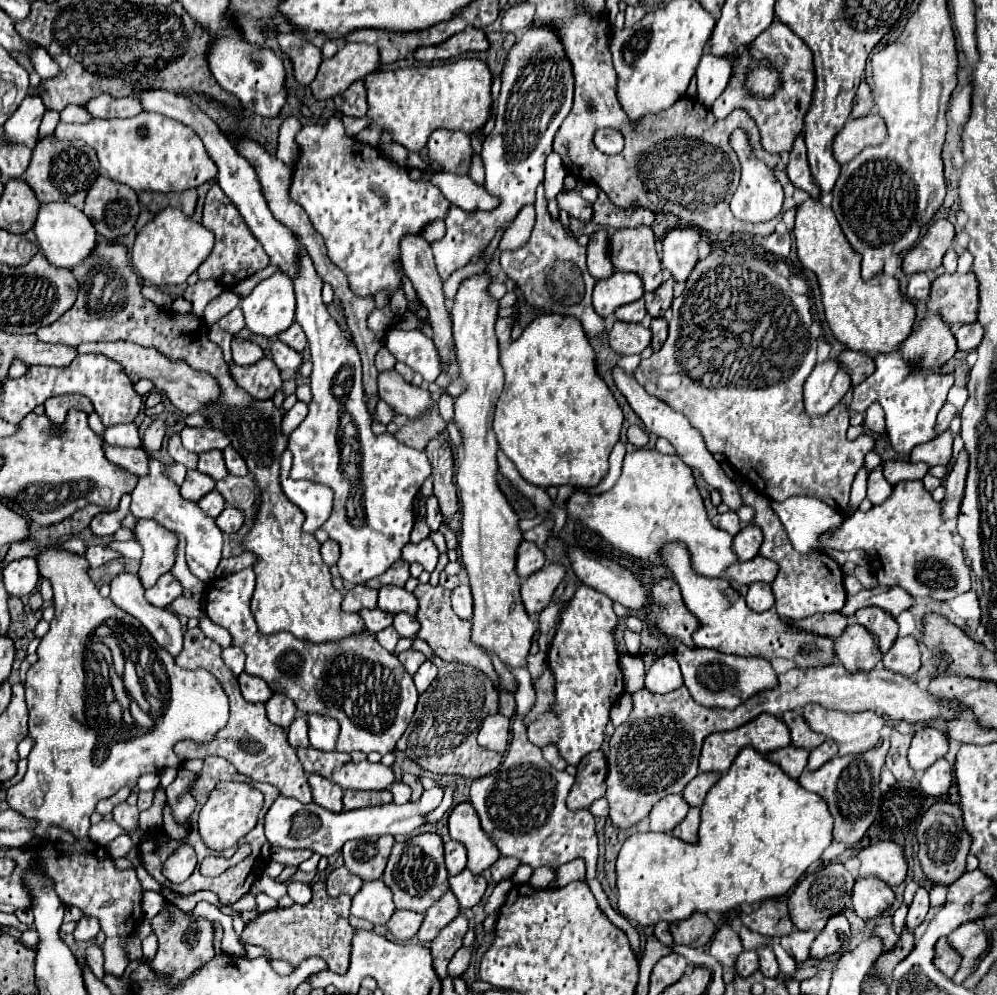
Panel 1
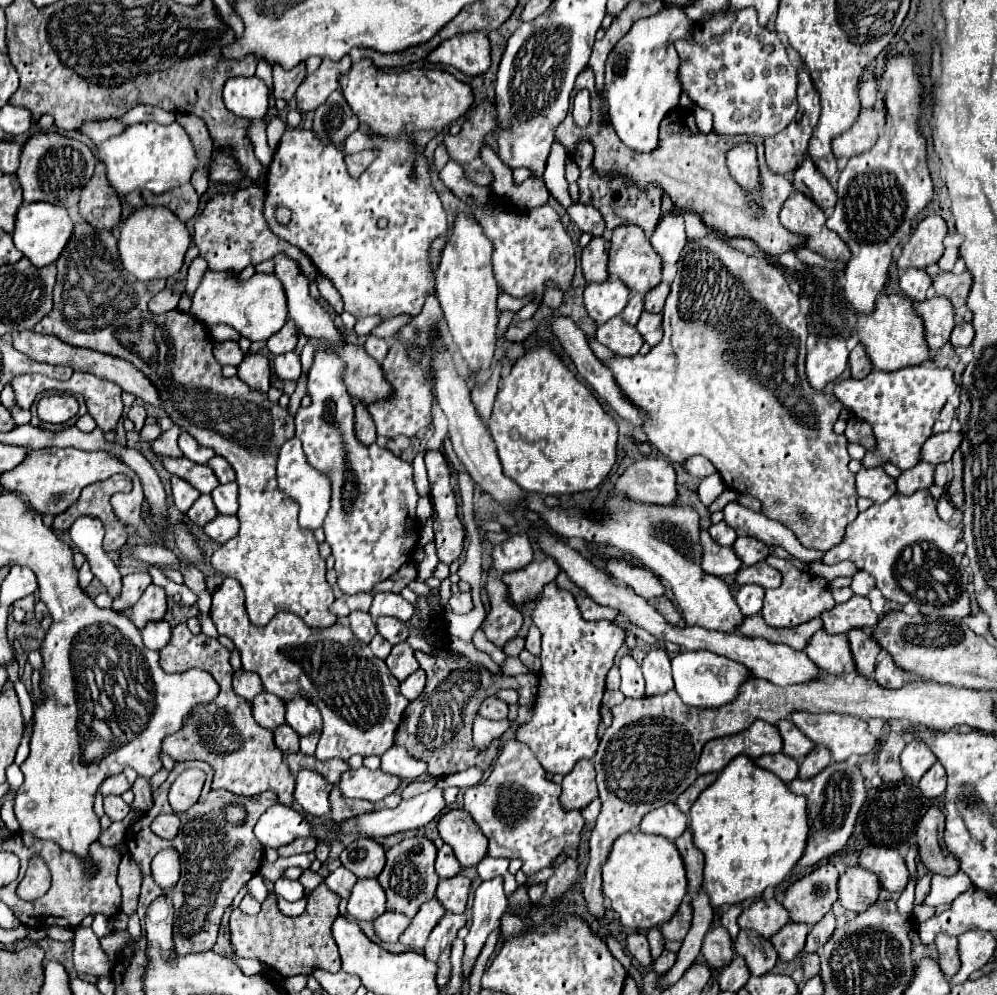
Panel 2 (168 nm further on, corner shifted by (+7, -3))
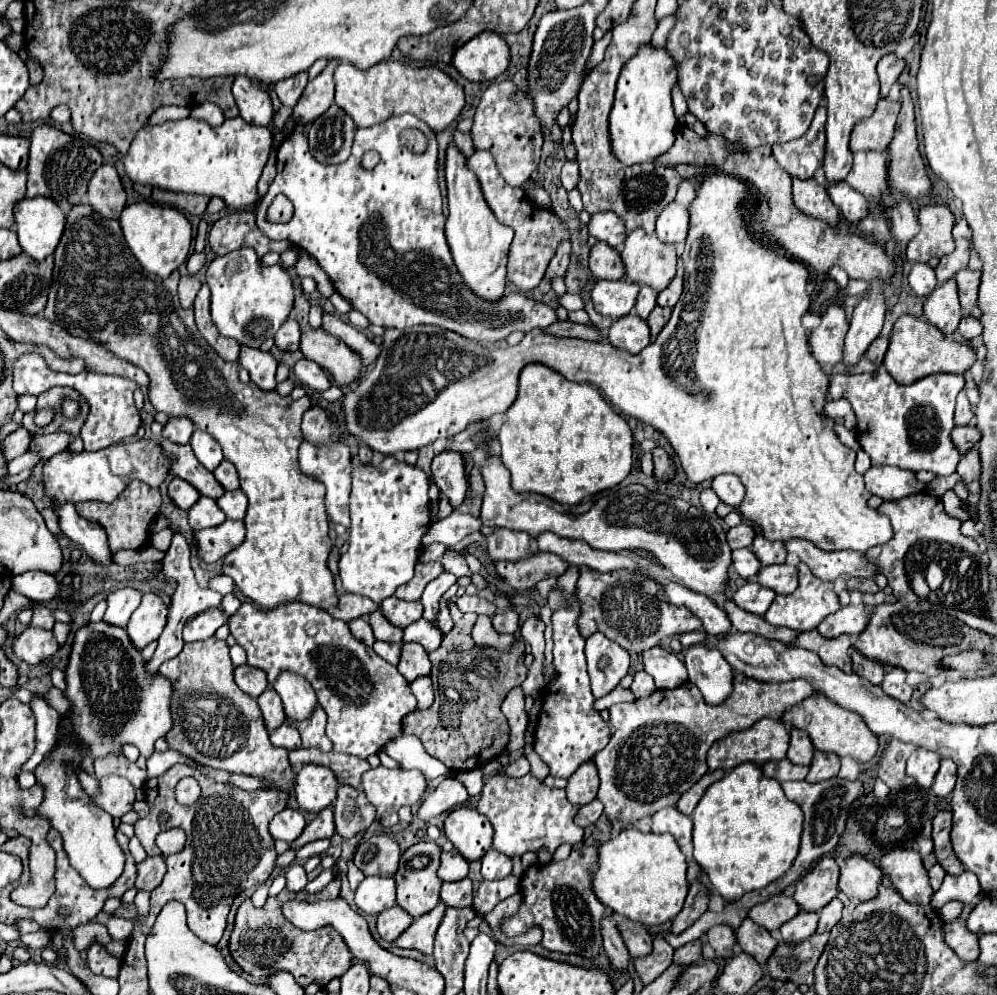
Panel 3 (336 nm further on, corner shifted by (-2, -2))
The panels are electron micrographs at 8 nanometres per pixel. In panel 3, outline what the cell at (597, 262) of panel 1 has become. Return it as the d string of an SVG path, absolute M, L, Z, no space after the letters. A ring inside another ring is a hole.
M601 241L595 247L591 247L589 269L595 279L623 279L625 277L625 265L621 261L621 255L613 247Z

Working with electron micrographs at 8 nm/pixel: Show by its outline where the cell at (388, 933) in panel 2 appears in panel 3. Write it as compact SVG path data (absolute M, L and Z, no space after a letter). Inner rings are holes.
M391 907L379 913L377 931L385 941L395 941L411 923L413 923L413 917L407 911L403 911L401 907Z

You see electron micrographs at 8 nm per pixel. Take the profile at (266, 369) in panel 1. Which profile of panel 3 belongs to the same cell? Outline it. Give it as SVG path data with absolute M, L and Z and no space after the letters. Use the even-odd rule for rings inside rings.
M241 347L239 365L249 371L251 381L257 387L261 387L261 389L275 389L275 385L277 385L277 381L275 381L277 361L275 361L275 357L271 353L265 353L261 349Z

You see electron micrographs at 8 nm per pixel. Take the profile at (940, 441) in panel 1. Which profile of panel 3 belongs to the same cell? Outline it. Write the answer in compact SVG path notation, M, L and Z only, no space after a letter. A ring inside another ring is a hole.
M973 425L953 429L953 443L957 443L957 449L961 453L967 453L979 441L981 441L981 431L977 427L973 427Z

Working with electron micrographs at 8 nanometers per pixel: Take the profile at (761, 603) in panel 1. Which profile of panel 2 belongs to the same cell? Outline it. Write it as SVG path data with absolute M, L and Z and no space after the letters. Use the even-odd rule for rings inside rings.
M756 584L742 586L740 592L736 594L736 602L738 602L744 616L758 614L762 608L762 600L764 600L764 588L760 588Z

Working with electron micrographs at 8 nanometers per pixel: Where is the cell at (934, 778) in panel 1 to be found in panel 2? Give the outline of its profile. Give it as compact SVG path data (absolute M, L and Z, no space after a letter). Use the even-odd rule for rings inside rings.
M936 762L922 778L920 778L920 790L926 798L936 798L946 790L946 772L940 762Z

